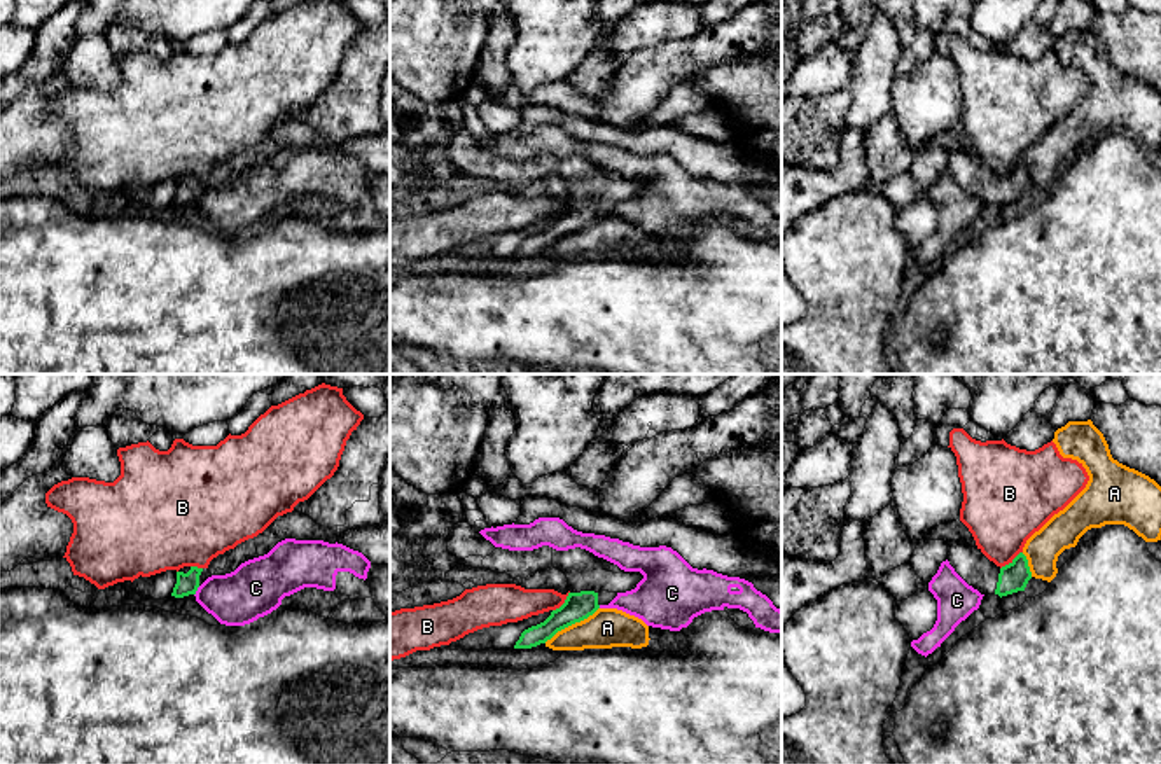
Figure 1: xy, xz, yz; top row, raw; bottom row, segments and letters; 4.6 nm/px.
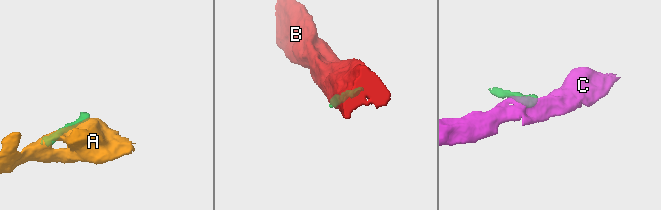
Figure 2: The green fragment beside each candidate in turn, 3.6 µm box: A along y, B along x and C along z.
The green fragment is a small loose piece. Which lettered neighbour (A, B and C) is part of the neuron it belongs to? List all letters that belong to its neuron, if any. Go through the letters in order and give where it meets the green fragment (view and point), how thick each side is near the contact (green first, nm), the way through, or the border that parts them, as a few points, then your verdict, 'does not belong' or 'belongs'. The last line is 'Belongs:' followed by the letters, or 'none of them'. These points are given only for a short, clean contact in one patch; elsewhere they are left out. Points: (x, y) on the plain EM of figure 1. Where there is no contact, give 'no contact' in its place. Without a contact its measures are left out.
A: contact xz (570, 233); calibres 130 and 180 nm; does not belong
B: contact yz (1013, 168); calibres 140 and 380 nm; does not belong
C: contact xy (196, 198); calibres 100 and 240 nm; border xy (200, 194), (194, 203); does not belong
Belongs: none of them

